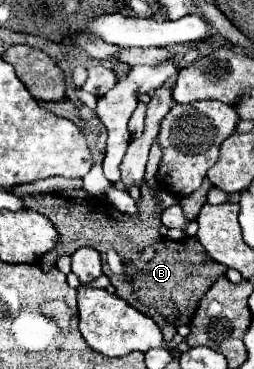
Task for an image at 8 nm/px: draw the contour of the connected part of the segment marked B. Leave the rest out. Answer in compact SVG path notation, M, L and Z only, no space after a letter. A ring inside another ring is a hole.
M142 185L142 197L140 197L140 201L138 201L138 213L136 213L136 215L120 213L120 211L114 209L108 201L100 201L100 199L96 199L96 197L90 197L88 203L76 203L76 205L72 205L72 201L68 201L68 199L58 199L58 197L52 195L52 193L42 193L42 195L28 195L28 197L24 197L26 209L38 211L38 213L42 213L44 217L48 217L48 219L54 223L54 227L58 229L60 237L62 237L60 243L58 243L58 247L56 247L56 251L54 251L52 255L44 255L44 259L40 261L40 267L42 267L44 271L50 271L50 269L56 265L56 257L60 257L60 255L72 255L72 253L74 253L76 249L80 249L82 245L84 245L84 247L94 247L94 249L102 255L102 261L104 261L108 249L116 251L118 257L120 257L120 261L122 261L122 265L124 265L126 275L114 275L114 273L108 269L108 265L104 265L104 273L110 277L110 283L116 287L116 295L120 295L120 297L122 297L126 303L130 303L134 309L138 309L140 313L148 315L150 319L154 319L154 321L158 323L158 327L160 327L160 331L162 331L166 343L170 343L170 341L174 339L176 329L178 329L180 325L188 325L188 323L190 323L190 315L188 315L186 311L192 311L192 309L198 305L198 301L200 301L200 297L204 295L204 291L216 281L216 277L226 273L226 267L224 267L224 265L220 265L220 263L216 263L216 261L212 261L212 259L206 259L204 247L202 247L194 237L182 239L182 241L172 241L172 239L160 235L160 231L158 231L158 227L160 227L160 211L162 211L164 207L176 205L176 203L178 203L178 199L176 199L172 193L168 193L168 191L164 191L164 189L156 189L156 191L154 191L154 189L150 189L148 185Z

